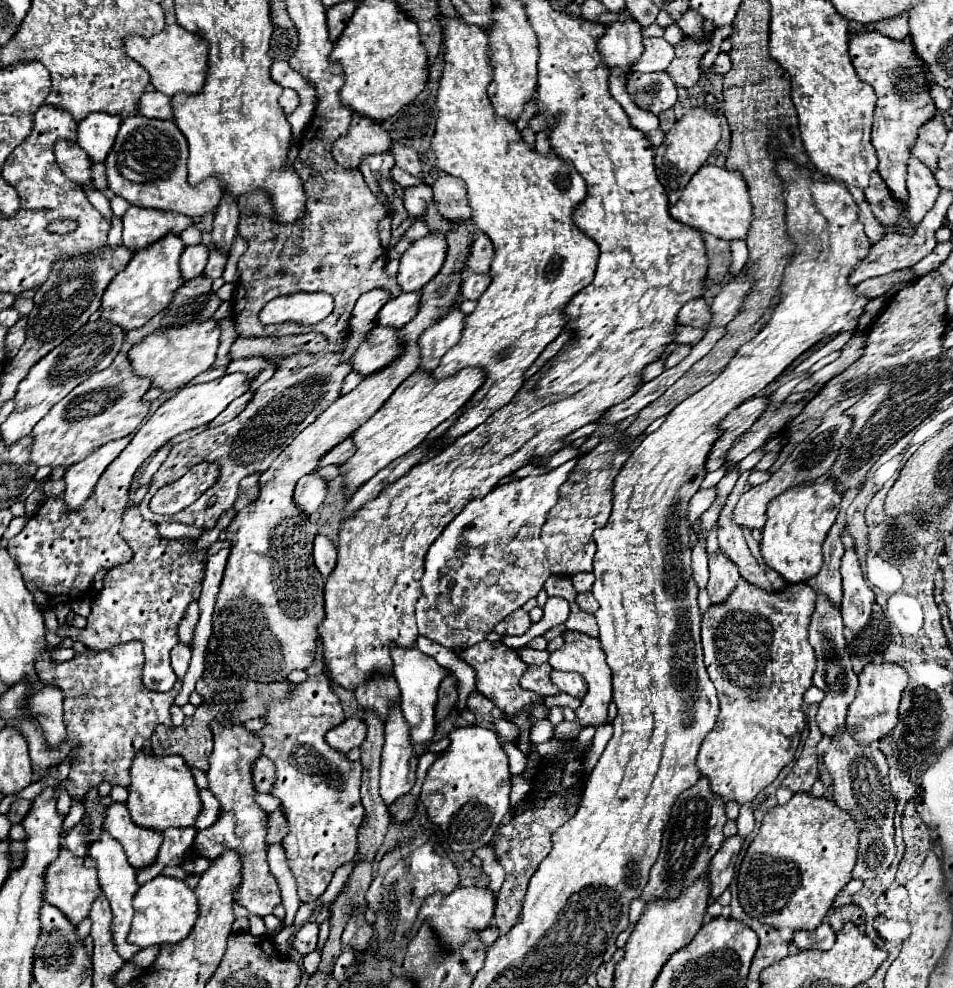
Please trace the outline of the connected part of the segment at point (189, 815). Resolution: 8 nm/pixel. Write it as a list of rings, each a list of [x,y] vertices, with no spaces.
[[[139,753],[131,767],[131,787],[129,787],[129,815],[135,825],[155,831],[165,831],[169,827],[195,827],[201,813],[201,797],[195,785],[191,769],[181,757],[159,759],[149,753]]]

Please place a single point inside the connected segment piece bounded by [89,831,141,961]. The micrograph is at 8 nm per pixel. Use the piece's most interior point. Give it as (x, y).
(117, 878)

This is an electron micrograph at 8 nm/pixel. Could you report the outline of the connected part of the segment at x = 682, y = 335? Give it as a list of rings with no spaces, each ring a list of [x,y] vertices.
[[[679,325],[679,329],[677,329],[677,337],[675,337],[675,343],[685,343],[685,345],[697,345],[699,343],[699,339],[703,339],[703,335],[705,333],[701,333],[701,329],[691,329],[691,327],[683,327],[683,325]]]

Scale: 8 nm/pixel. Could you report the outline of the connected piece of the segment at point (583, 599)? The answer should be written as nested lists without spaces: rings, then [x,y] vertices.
[[[591,591],[579,593],[579,595],[577,595],[577,605],[579,605],[583,611],[587,611],[587,613],[595,613],[595,611],[599,609],[599,603],[597,603],[597,599],[593,597]]]

